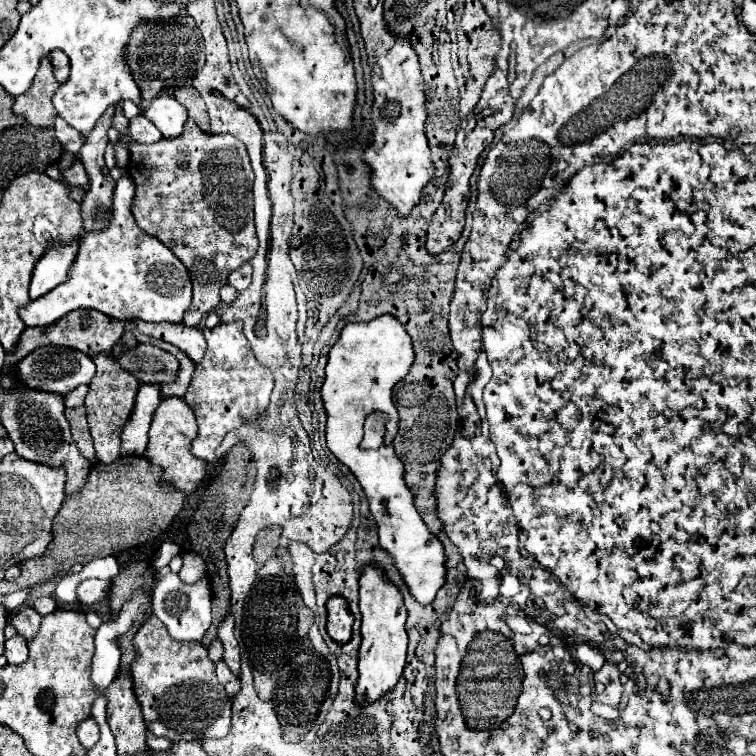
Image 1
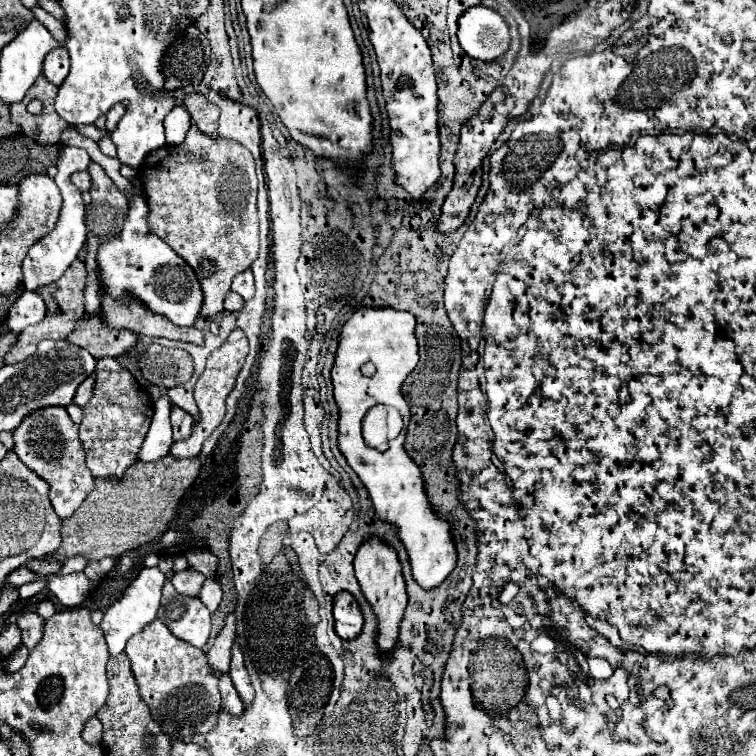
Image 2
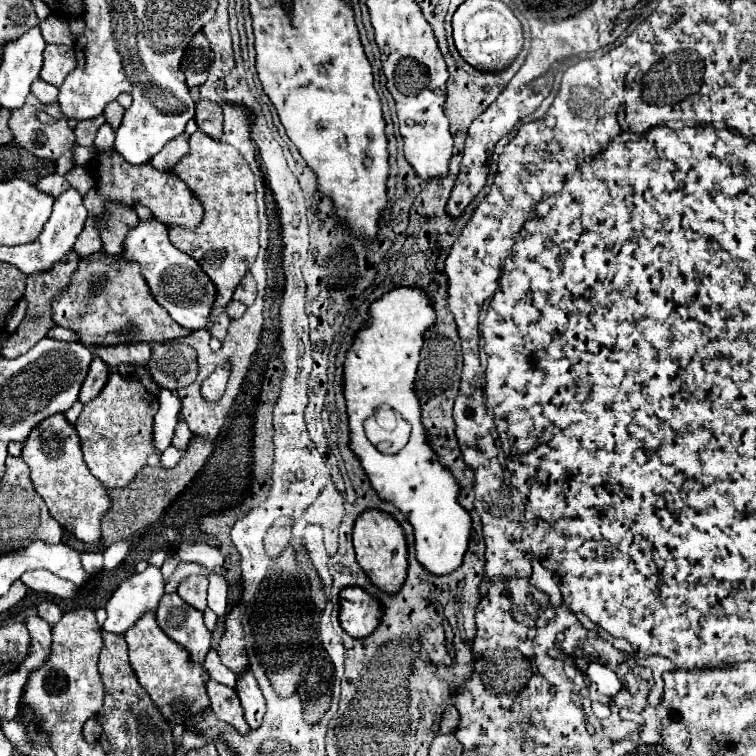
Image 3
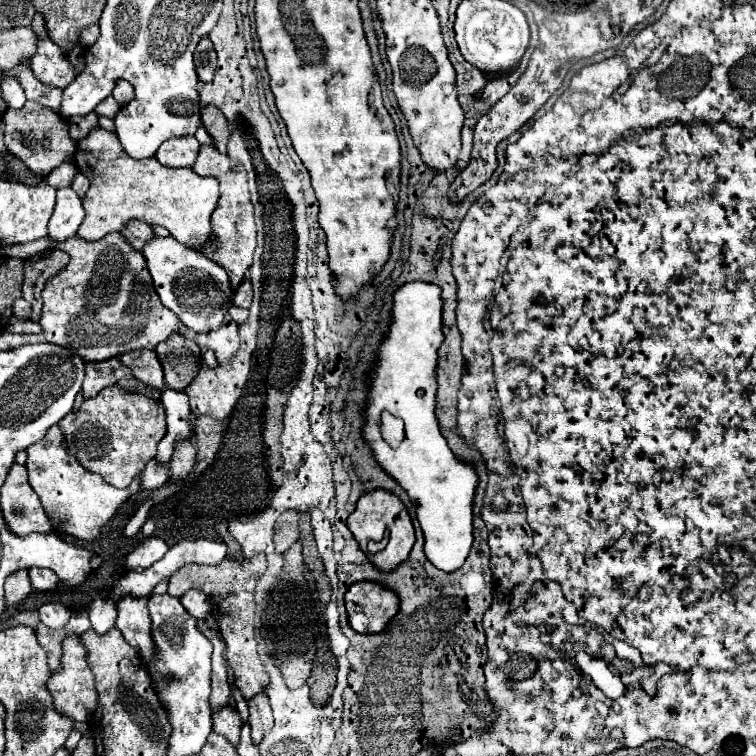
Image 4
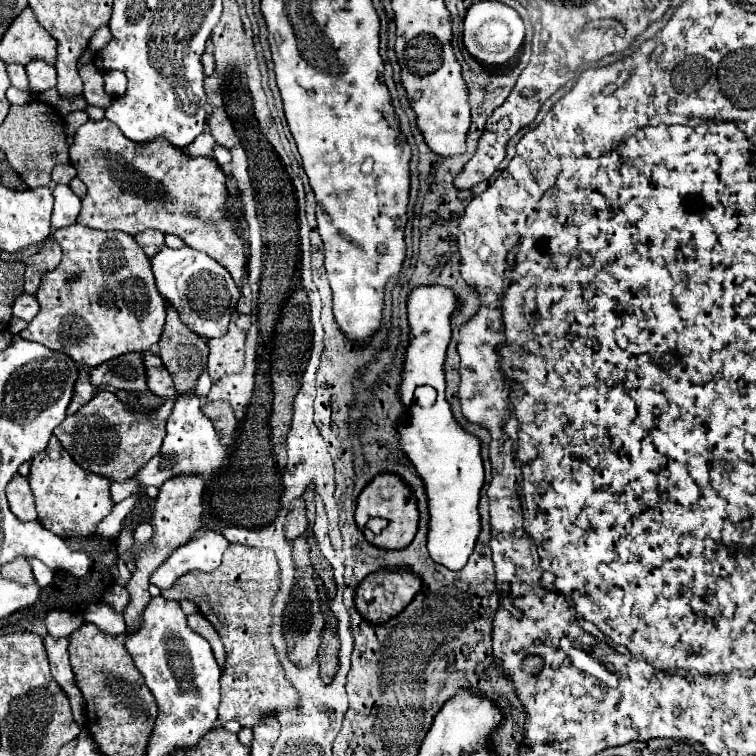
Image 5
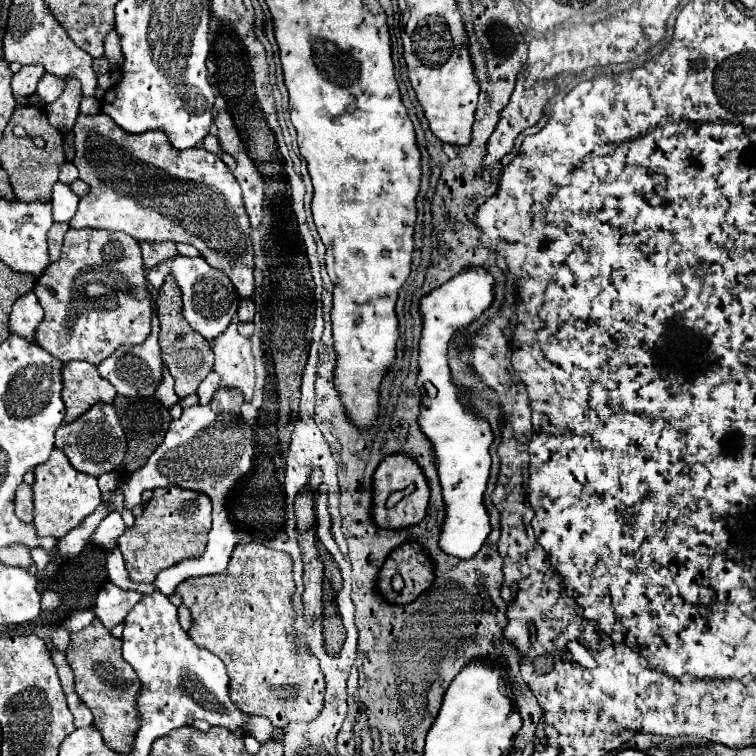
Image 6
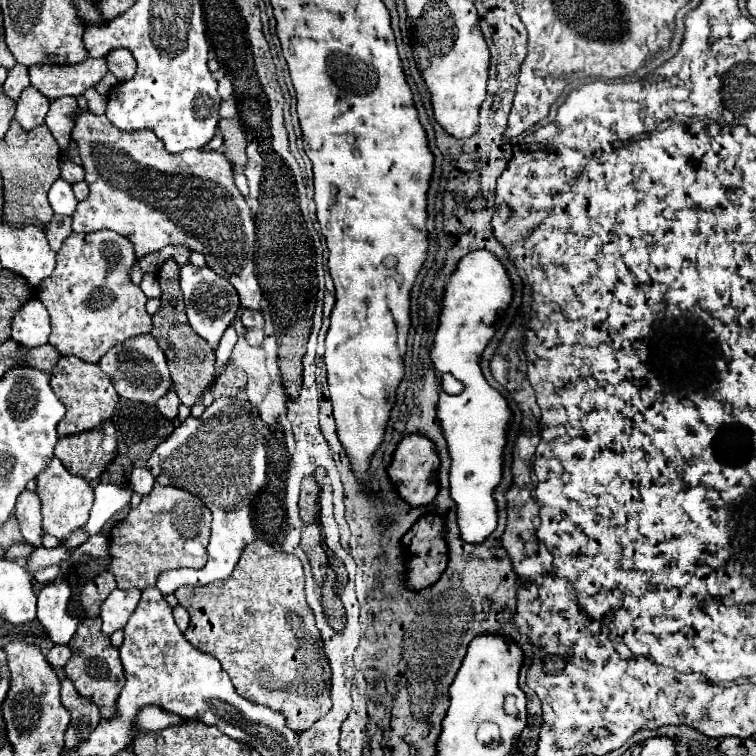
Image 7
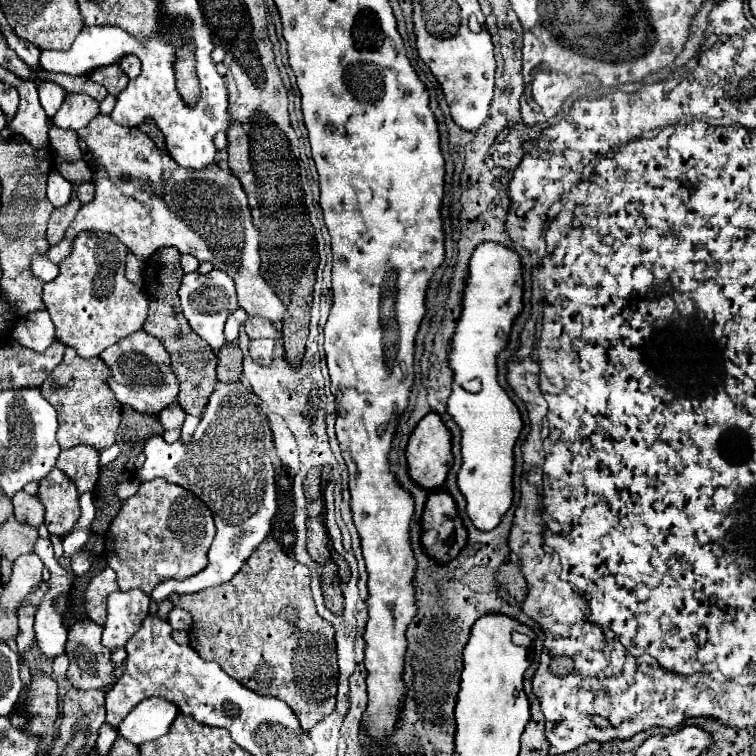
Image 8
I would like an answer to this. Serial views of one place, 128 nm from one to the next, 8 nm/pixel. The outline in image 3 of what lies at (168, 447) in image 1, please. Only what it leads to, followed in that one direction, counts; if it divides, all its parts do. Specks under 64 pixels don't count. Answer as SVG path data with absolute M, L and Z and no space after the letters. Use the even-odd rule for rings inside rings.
M180 418L178 424L176 424L176 432L174 432L174 440L172 440L172 444L174 444L176 448L188 448L190 440L192 440L192 432L190 432L190 428L186 426L184 418Z

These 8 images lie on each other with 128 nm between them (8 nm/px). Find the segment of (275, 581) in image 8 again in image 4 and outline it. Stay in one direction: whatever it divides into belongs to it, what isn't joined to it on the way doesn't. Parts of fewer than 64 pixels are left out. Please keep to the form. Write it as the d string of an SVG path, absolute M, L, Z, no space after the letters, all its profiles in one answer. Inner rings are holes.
M256 556L246 562L234 562L234 560L222 560L216 566L204 566L204 564L186 564L180 570L170 576L168 594L180 598L188 588L196 588L208 594L212 602L212 614L218 618L220 632L228 646L228 660L234 674L234 684L240 688L244 698L256 696L256 692L264 692L268 686L268 674L264 672L264 666L258 658L256 650L256 638L254 638L254 586L256 580L266 572L266 558ZM228 708L212 714L212 732L224 736L232 746L238 746L240 736L240 716Z

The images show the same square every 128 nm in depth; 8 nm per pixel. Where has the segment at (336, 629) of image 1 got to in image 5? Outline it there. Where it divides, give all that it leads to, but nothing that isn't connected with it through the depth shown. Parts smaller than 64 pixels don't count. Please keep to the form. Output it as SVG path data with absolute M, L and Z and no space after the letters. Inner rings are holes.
M380 570L368 574L356 588L354 604L358 614L372 622L382 624L400 614L420 590L420 580L410 572Z

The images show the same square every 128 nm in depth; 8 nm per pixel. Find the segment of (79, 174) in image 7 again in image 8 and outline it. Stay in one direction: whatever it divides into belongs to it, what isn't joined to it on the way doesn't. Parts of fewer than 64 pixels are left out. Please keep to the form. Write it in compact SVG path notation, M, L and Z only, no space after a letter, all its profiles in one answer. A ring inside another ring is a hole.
M78 160L78 162L72 162L72 164L60 164L56 170L72 184L92 182L92 172L90 172L90 168L84 160Z

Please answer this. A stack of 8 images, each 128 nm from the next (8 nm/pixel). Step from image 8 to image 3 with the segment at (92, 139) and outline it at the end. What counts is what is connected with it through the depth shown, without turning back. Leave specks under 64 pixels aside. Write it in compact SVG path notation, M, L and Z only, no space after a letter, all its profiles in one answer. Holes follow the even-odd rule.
M114 150L98 152L96 158L90 162L90 172L92 172L96 184L90 192L86 193L86 196L83 196L84 206L88 208L88 222L82 230L82 236L74 244L74 252L82 258L88 258L88 256L100 252L100 248L102 248L100 246L100 234L96 232L96 216L104 210L104 204L108 200L116 200L116 202L122 202L122 204L128 204L128 206L132 206L134 202L140 202L162 224L194 228L202 220L202 212L204 212L202 204L192 196L192 192L188 192L188 186L182 180L176 180L176 176L172 176L172 172L160 172L160 170L152 168L150 164L130 166Z

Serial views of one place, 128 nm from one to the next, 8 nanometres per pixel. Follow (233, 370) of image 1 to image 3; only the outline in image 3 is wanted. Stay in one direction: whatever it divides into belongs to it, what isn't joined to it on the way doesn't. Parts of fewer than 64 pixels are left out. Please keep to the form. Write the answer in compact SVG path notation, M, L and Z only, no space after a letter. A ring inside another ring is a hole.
M228 362L216 366L214 372L202 382L202 388L200 388L202 398L204 398L206 402L210 402L210 404L218 402L218 400L222 398L222 394L224 394L228 376L230 376L230 364L228 364ZM168 446L168 448L160 454L160 464L166 466L166 468L172 468L172 466L176 466L176 464L180 462L180 458L184 456L184 452L186 452L186 450L178 450L178 448L174 448L174 446Z

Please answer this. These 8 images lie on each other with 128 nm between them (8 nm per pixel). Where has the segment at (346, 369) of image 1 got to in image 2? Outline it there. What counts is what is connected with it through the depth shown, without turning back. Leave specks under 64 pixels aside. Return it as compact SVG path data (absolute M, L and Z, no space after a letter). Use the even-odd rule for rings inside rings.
M360 308L358 312L354 312L352 318L344 324L338 340L336 360L332 366L332 388L334 402L338 406L338 448L348 460L350 468L366 486L376 516L382 522L396 526L398 538L408 552L412 578L424 590L432 590L438 588L456 566L456 548L450 534L452 528L446 520L438 518L432 512L432 506L424 492L420 468L416 468L416 464L404 450L404 432L394 440L394 444L390 444L386 452L378 452L366 446L360 432L364 414L376 404L394 406L404 422L410 420L410 408L402 398L400 386L418 364L414 326L416 318L410 312L392 308ZM366 362L372 362L376 366L376 374L372 378L364 376L360 370Z

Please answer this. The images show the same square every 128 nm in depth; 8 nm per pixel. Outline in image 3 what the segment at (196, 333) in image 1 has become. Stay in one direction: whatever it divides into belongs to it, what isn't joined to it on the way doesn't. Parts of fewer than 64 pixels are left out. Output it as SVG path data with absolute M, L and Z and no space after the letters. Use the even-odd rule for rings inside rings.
M98 252L96 256L82 258L78 264L76 274L72 276L72 284L66 292L58 294L54 304L54 322L58 326L70 328L78 334L78 342L92 346L92 344L130 344L130 342L164 342L174 340L180 336L188 336L190 330L180 328L156 300L152 300L152 294L148 292L148 286L144 284L140 270L136 264L124 264L120 256L104 256L104 252Z

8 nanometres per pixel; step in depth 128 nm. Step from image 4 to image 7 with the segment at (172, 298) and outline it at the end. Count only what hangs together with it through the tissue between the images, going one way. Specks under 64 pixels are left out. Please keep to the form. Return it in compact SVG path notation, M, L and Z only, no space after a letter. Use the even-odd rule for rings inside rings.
M184 264L180 268L180 288L186 300L186 314L188 314L188 322L190 326L196 330L196 334L200 334L208 344L216 346L224 334L224 330L232 324L240 302L238 302L238 294L232 288L232 284L220 276L216 276L208 266L196 268L192 264ZM146 273L144 274L144 277L142 279L142 290L144 290L144 293L146 294L147 298L160 298L161 296L161 289L160 284L155 278L155 275Z

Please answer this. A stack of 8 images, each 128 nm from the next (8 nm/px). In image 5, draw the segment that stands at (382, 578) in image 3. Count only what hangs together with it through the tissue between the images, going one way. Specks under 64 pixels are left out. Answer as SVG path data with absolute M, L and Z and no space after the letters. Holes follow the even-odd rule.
M378 474L358 496L358 504L356 504L356 514L354 520L358 524L358 528L364 532L366 540L372 546L378 546L382 550L400 550L406 548L416 534L418 528L418 508L416 508L416 500L410 492L410 488L396 476L396 474ZM370 518L386 518L388 520L388 528L384 528L378 536L374 536L370 530L366 530L366 522Z

